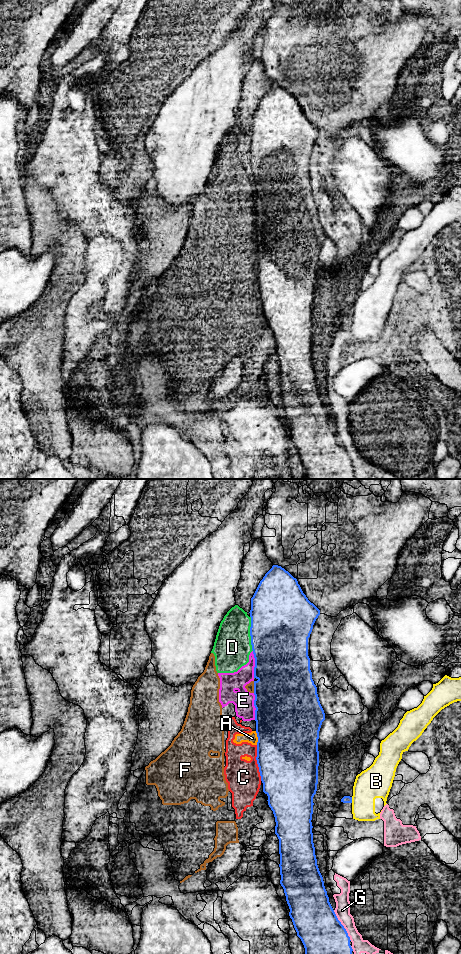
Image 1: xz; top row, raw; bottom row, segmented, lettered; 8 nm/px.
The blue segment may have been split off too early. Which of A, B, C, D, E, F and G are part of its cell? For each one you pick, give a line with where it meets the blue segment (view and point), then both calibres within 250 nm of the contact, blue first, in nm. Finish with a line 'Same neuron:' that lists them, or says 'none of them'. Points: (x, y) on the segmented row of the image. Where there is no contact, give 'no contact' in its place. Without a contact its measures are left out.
Same neuron: none of them

